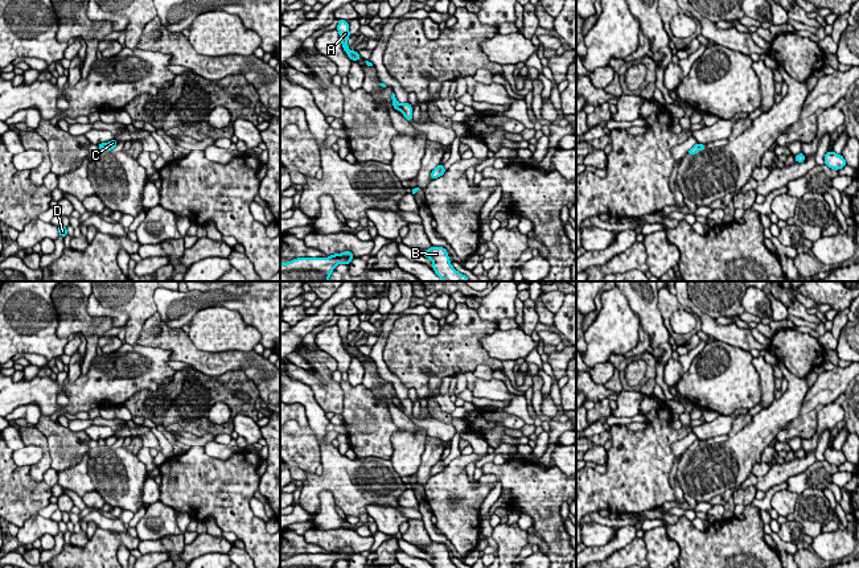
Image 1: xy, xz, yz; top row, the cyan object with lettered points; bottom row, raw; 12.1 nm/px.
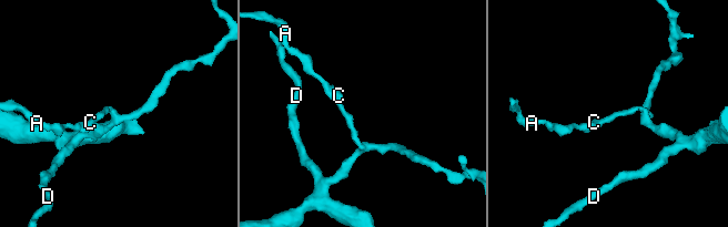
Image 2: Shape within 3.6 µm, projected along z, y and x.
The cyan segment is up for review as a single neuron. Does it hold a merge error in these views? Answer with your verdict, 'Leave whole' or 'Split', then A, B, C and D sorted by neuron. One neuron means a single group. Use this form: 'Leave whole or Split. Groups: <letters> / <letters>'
Split. Groups: A / B C D

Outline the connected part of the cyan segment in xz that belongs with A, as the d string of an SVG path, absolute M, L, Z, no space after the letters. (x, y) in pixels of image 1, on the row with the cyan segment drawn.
M338 18L337 30L340 33L340 40L342 42L342 49L348 53L348 57L352 61L362 59L361 55L357 52L350 50L348 48L348 44L346 42L348 42L348 38L350 37L348 21Z

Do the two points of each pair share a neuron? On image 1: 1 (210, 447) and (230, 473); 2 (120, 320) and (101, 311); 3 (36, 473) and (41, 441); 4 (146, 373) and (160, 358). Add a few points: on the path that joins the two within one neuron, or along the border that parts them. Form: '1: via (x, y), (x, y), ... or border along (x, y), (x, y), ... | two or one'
1: border along (202, 447), (218, 459), (242, 449) | two
2: via (115, 315), (106, 312) | one
3: via (44, 465), (45, 449) | one
4: via (149, 369), (156, 362) | one

